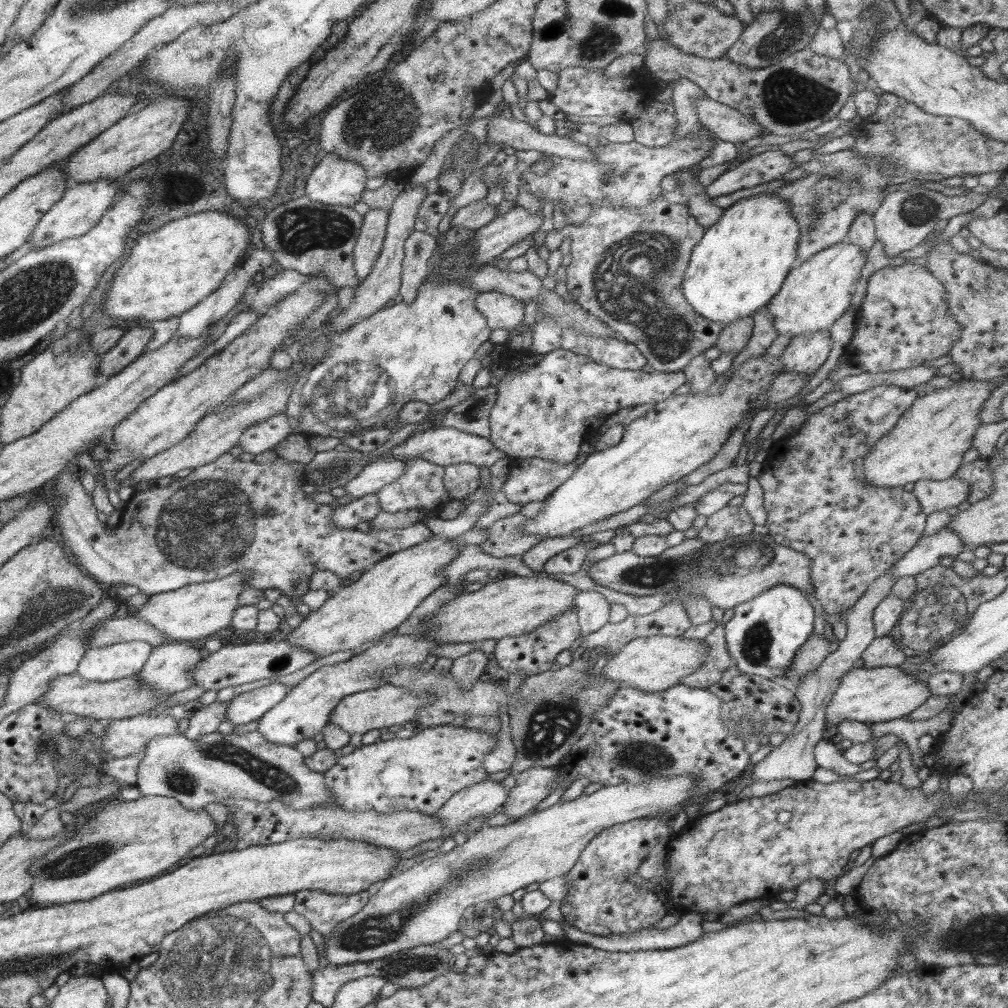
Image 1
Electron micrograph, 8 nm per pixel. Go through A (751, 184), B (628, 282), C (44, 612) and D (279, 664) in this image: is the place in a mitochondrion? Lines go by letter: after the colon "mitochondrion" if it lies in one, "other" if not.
A: other
B: mitochondrion
C: mitochondrion
D: other

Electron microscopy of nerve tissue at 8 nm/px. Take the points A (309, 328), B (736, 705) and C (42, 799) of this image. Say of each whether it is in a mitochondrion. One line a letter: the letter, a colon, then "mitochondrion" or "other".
A: other
B: other
C: other

